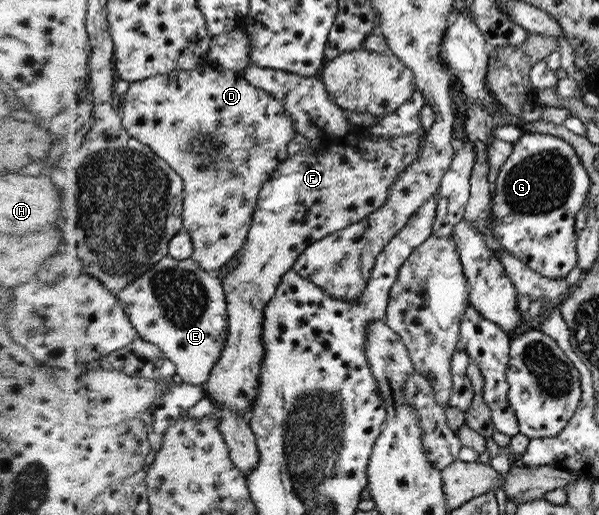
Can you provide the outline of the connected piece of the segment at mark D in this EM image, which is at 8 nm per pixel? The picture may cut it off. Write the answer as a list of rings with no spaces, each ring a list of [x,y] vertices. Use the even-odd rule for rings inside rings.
[[[210,63],[208,69],[173,71],[147,80],[134,81],[130,84],[130,88],[124,94],[124,97],[126,101],[121,110],[124,113],[123,123],[127,132],[130,132],[133,138],[154,149],[154,152],[167,160],[170,166],[175,168],[185,180],[185,228],[193,236],[196,248],[193,259],[197,260],[202,268],[208,269],[211,273],[219,274],[220,270],[247,245],[258,203],[265,190],[265,184],[273,179],[278,167],[282,166],[290,157],[290,143],[296,139],[299,131],[297,122],[286,105],[278,100],[278,97],[275,97],[266,89],[258,88],[257,85],[252,84],[247,80],[246,74],[222,68],[215,63]]]

